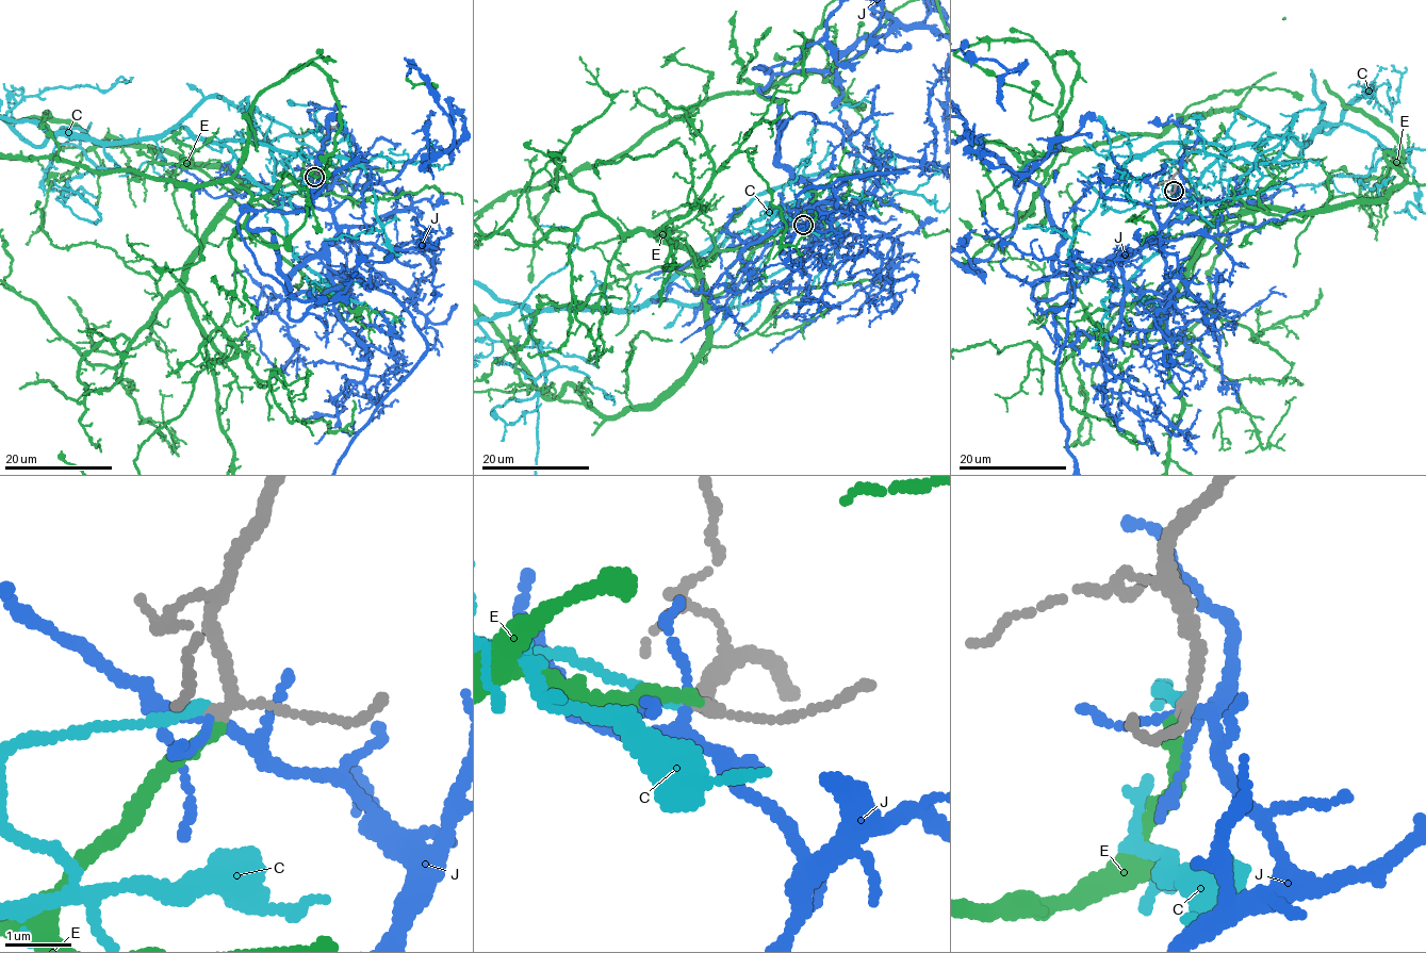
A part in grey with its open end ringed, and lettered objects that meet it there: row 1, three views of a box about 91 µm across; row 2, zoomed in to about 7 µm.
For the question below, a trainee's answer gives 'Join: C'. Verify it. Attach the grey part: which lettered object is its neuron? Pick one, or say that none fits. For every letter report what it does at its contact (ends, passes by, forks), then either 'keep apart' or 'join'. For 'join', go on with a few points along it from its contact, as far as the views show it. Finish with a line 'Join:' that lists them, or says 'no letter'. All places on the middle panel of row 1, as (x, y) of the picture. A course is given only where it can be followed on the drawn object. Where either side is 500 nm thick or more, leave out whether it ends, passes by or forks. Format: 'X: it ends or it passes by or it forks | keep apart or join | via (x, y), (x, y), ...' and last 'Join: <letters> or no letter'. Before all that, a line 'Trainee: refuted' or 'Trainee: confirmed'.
Trainee: refuted
C: it ends | keep apart
E: it ends | join
J: it forks | keep apart
Join: E

